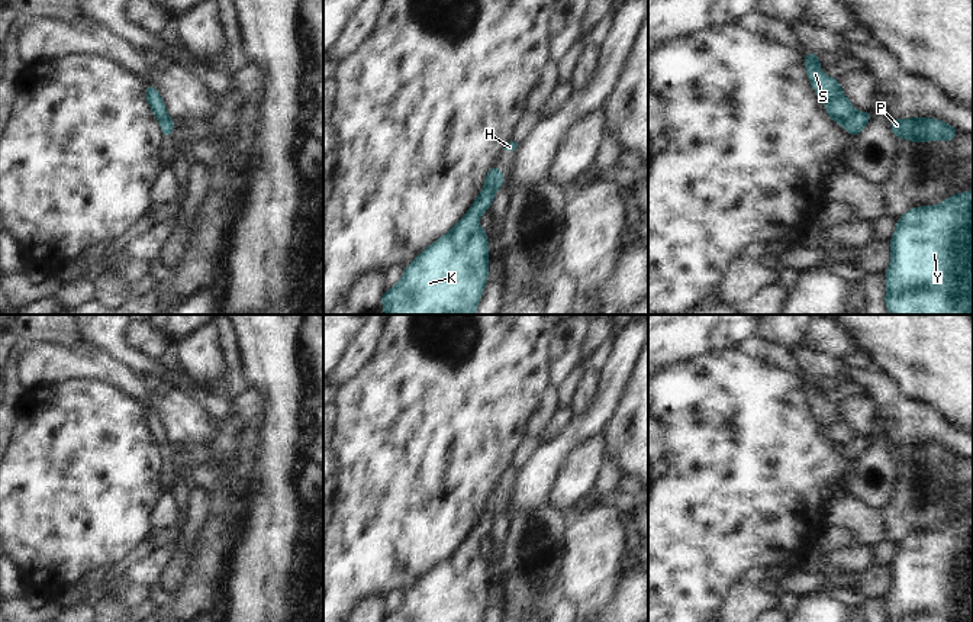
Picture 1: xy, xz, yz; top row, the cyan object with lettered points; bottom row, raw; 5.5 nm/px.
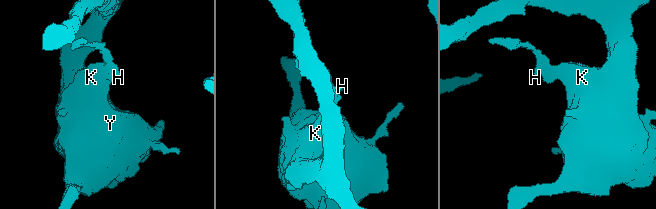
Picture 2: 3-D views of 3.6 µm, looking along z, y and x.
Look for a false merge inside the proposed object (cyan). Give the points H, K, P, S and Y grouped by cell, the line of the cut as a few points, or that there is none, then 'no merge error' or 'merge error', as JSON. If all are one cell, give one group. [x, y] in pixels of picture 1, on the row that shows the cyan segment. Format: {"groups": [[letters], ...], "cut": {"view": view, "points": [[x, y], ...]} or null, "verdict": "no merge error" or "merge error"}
{"groups": [["H", "K", "P", "S", "Y"]], "cut": null, "verdict": "no merge error"}

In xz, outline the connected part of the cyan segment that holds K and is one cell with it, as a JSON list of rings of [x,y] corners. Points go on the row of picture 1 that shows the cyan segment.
[[[492,165],[484,188],[470,210],[447,235],[432,242],[406,265],[403,278],[381,296],[380,304],[384,306],[384,315],[476,315],[489,275],[489,236],[479,226],[479,219],[490,209],[490,203],[503,183],[503,171]]]

